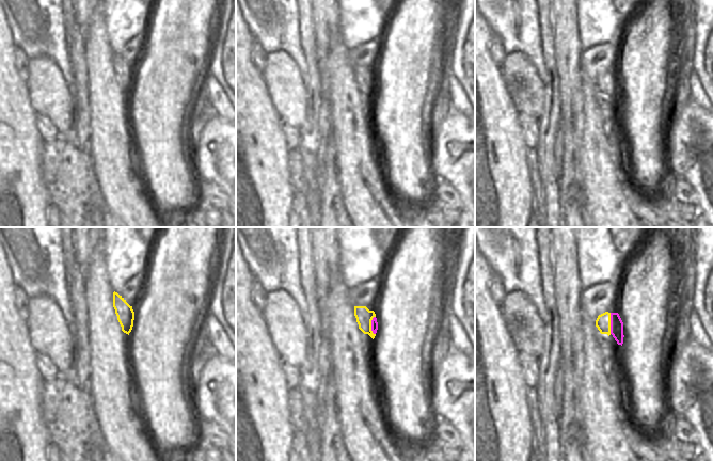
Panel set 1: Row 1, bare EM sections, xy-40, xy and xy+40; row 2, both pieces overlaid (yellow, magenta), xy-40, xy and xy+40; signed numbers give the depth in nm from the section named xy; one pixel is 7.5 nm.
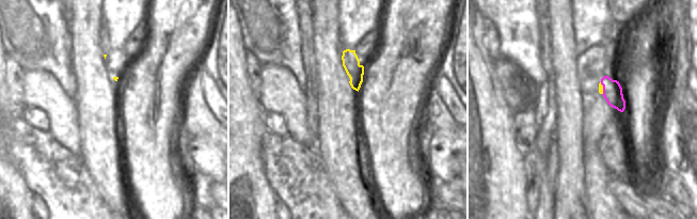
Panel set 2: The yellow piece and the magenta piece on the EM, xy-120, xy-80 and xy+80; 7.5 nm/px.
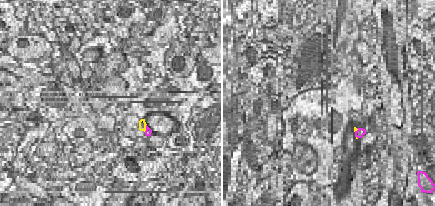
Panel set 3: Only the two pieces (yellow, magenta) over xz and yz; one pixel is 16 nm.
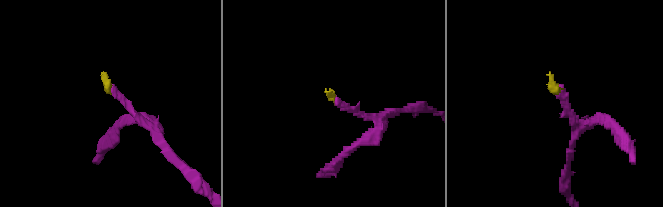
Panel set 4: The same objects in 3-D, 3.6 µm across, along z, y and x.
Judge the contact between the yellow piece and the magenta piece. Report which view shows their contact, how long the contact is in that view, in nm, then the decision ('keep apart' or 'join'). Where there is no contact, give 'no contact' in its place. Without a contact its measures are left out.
meets yellow in xy+40; contact 160 nm long; join

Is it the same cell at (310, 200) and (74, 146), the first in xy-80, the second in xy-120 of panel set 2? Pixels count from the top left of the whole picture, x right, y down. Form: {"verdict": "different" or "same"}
{"verdict": "different"}

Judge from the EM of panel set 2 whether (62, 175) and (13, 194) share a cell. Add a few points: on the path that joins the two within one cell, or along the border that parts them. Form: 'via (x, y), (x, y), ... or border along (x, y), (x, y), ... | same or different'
border along (14, 167), (33, 194) | different

